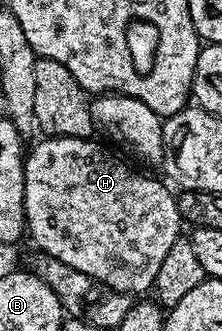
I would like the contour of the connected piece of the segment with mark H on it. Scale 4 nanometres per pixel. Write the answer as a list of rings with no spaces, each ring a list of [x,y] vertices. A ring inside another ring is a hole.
[[[91,138],[42,139],[35,147],[30,147],[23,163],[25,180],[25,200],[23,216],[25,230],[39,245],[42,253],[101,280],[109,288],[122,294],[143,296],[152,289],[157,280],[157,271],[165,261],[169,248],[181,236],[181,219],[176,195],[170,194],[161,183],[147,174],[138,174],[130,161],[122,162],[115,154],[110,154],[103,146],[98,146]]]

